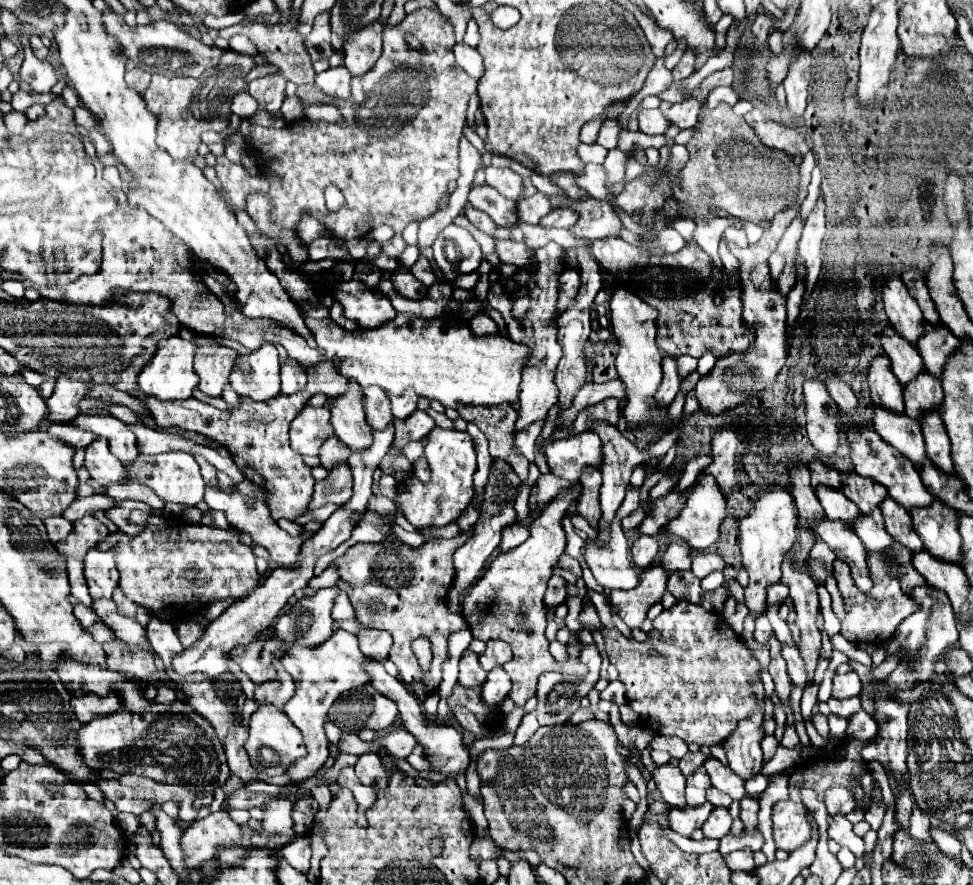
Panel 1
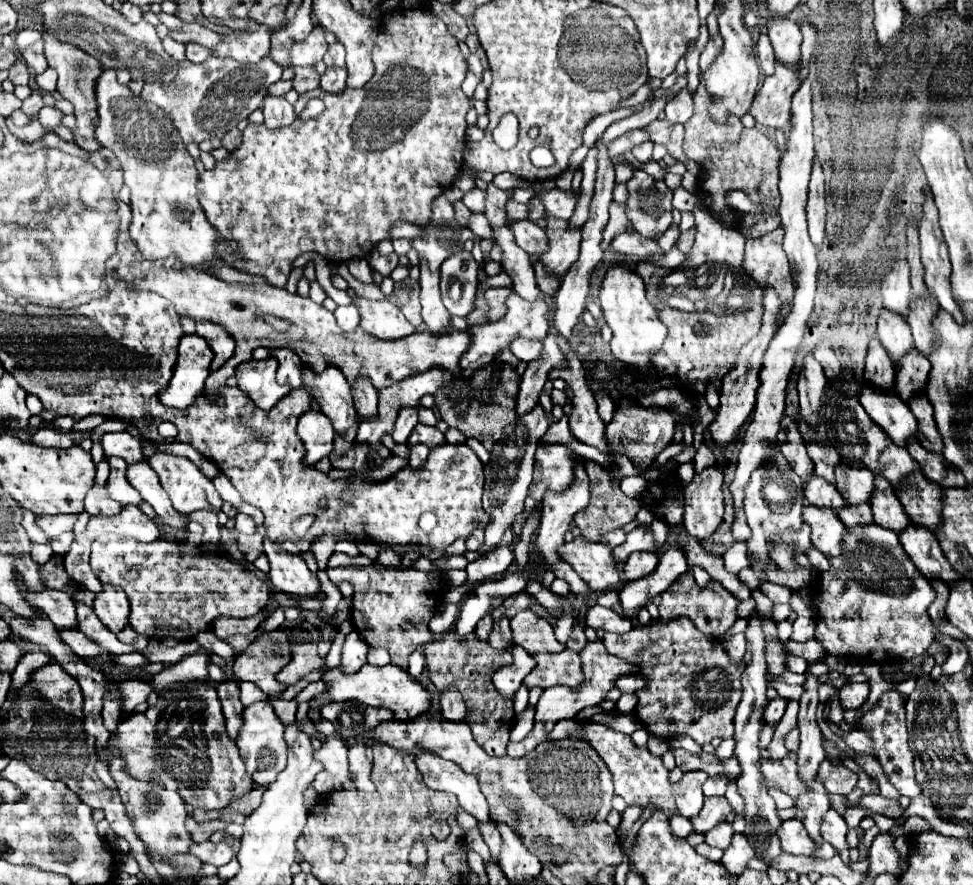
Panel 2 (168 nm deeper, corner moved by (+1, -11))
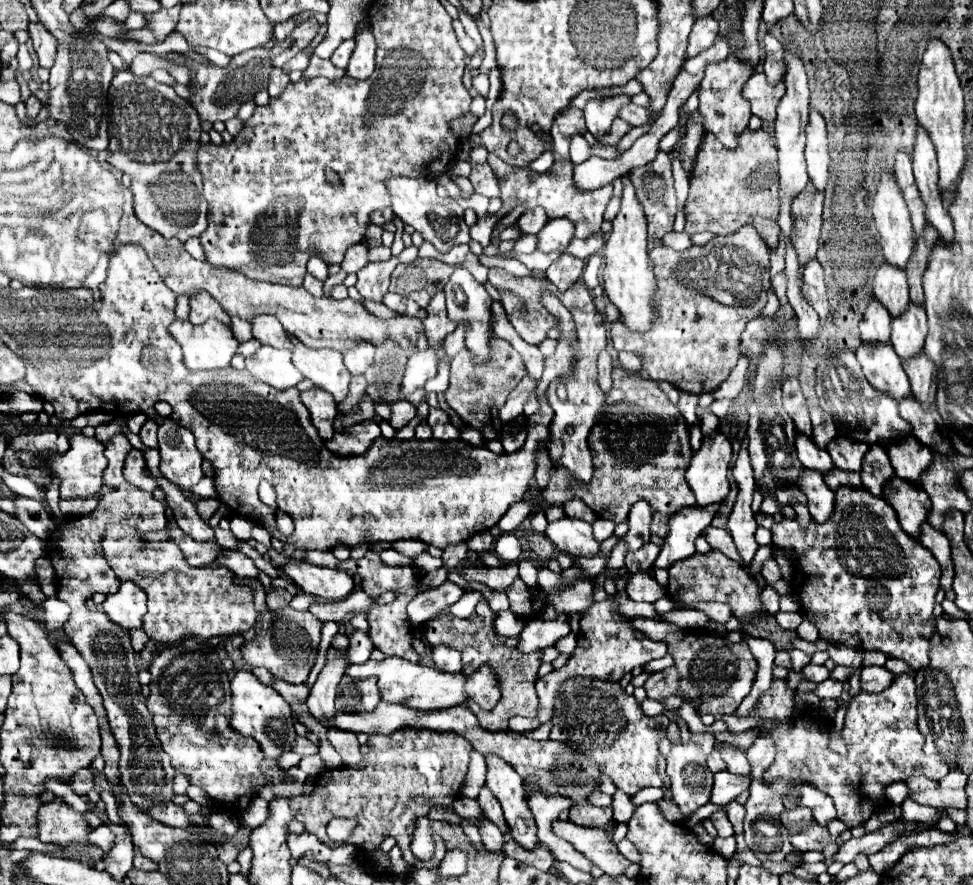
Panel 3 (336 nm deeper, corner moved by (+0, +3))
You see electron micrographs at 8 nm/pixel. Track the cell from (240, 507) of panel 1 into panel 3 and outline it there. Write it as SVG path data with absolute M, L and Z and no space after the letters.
M290 558L280 566L280 570L304 592L320 596L324 600L344 600L354 590L354 580L346 572L316 566L304 558Z

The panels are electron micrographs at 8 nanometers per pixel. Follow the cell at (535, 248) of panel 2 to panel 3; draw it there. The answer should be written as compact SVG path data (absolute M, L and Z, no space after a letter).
M552 218L544 224L544 228L536 234L540 252L562 252L572 240L572 222L564 218Z

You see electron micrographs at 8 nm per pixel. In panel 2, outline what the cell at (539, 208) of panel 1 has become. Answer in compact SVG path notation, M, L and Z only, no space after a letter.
M539 182L533 186L537 190L537 196L541 196L547 214L551 214L555 218L565 218L565 220L569 220L573 216L575 208L577 208L577 200L579 200L579 190L553 188L553 190L545 192Z

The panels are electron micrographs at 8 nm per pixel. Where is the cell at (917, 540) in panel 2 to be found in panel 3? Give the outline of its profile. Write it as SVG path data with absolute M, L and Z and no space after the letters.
M894 476L884 490L884 498L896 510L904 532L908 532L908 536L920 540L922 524L928 520L928 512L930 512L928 494L920 488L908 488L908 484L904 484L904 480L896 480L896 476Z

